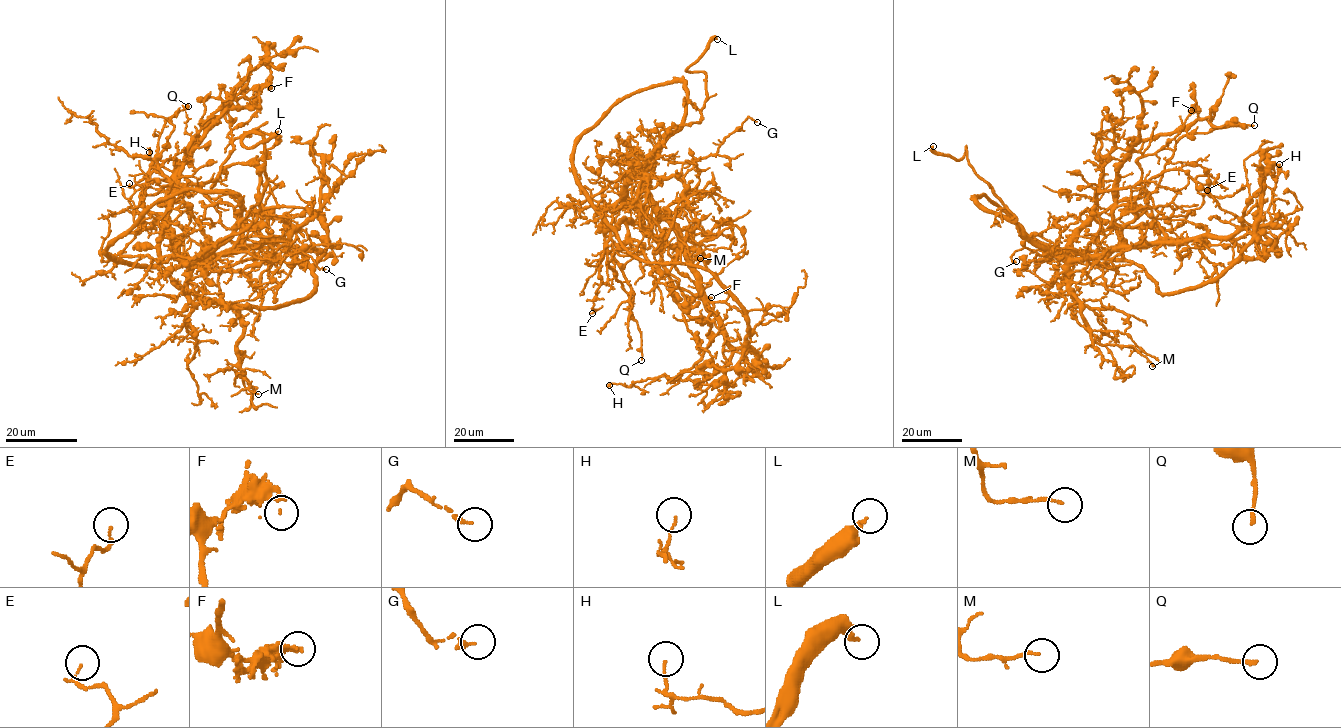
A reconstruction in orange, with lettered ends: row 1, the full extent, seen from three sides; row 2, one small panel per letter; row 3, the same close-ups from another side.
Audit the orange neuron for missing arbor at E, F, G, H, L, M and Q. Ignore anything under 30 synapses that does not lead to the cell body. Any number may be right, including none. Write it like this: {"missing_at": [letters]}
{"missing_at": ["L"]}

